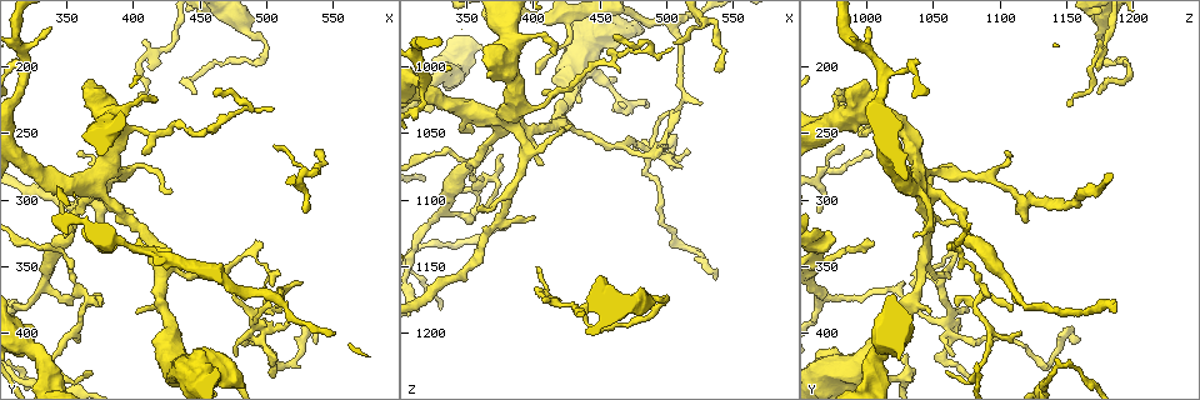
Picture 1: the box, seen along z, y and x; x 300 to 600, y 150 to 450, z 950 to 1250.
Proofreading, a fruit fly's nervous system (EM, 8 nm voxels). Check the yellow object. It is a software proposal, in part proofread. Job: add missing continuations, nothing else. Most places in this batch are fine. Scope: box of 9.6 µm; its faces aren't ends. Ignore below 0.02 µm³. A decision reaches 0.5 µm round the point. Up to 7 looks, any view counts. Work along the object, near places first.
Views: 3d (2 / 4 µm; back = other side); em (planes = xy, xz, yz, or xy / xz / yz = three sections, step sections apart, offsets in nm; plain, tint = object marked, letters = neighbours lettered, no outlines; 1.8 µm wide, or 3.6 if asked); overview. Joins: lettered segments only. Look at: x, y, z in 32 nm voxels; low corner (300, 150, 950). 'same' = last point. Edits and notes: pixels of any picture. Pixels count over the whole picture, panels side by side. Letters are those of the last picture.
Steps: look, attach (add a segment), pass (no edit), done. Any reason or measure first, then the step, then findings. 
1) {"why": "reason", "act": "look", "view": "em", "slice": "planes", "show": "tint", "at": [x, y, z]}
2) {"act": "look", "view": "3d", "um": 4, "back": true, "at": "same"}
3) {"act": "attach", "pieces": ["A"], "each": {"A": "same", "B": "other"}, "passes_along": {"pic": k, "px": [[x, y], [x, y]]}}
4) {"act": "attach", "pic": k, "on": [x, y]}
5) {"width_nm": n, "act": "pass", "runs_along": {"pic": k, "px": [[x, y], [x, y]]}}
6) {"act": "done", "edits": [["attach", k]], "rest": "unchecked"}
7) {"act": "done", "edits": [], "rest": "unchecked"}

{"why": "sudden change in width", "act": "look", "view": "3d", "um": 4, "at": [390, 254, 1032]}

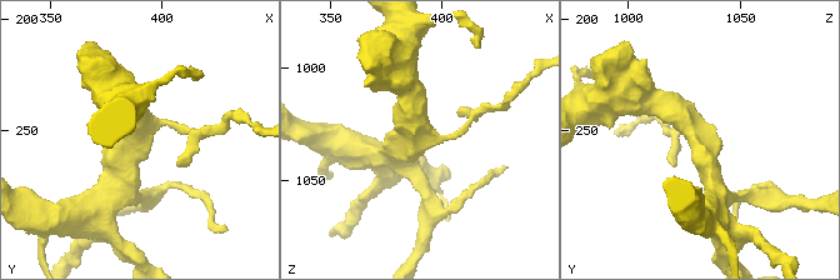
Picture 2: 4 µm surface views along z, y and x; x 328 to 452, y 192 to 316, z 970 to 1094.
{"arms": 3, "act": "look", "view": "em", "slice": "planes", "show": "letters", "at": [390, 251, 1032]}

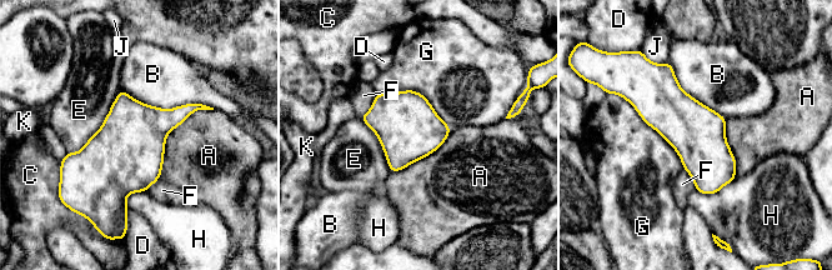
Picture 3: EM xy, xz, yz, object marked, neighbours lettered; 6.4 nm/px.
{"longest_contact_nm": ["G", 650], "act": "pass", "each": {"A": "other", "B": "other", "C": "other", "D": "other", "E": "other", "F": "other", "G": "other", "H": "other", "J": "other", "K": "other"}, "found": "none of them fits"}

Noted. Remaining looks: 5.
{"why": "thin end", "act": "look", "view": "em", "slice": "xy", "step": 16, "show": "letters", "at": [446, 222, 1174]}

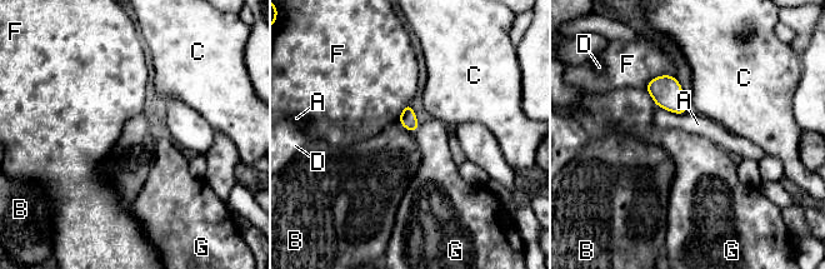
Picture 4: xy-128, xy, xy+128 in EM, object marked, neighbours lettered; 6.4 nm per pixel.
{"longest_contact_nm": ["F", 220], "act": "pass", "each": {"A": "other", "B": "other", "C": "other", "D": "other", "F": "other", "G": "other"}, "border": {"pic": 4, "px": [[398, 120], [413, 131]]}, "found": "no lettered segment goes on from it"}

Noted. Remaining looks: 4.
{"why": "small branch off a trunk", "act": "look", "view": "em", "slice": "planes", "show": "letters", "at": [350, 330, 1076]}

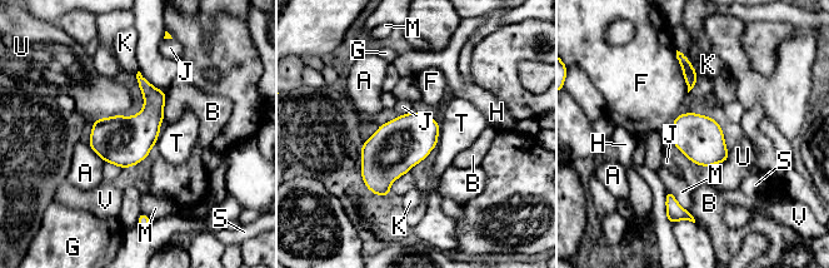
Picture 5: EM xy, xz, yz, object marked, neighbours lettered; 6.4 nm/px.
{"width_nm": 300, "longest_contact_nm": ["F", 260], "act": "pass", "each": {"A": "other", "B": "other", "F": "other", "G": "other", "H": "other", "J": "other", "K": "other", "M": "other", "S": "other", "T": "other", "U": "other", "V": "other"}, "found": "none of them fits"}

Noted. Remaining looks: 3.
{"act": "done", "edits": [], "rest": "unchecked"}

